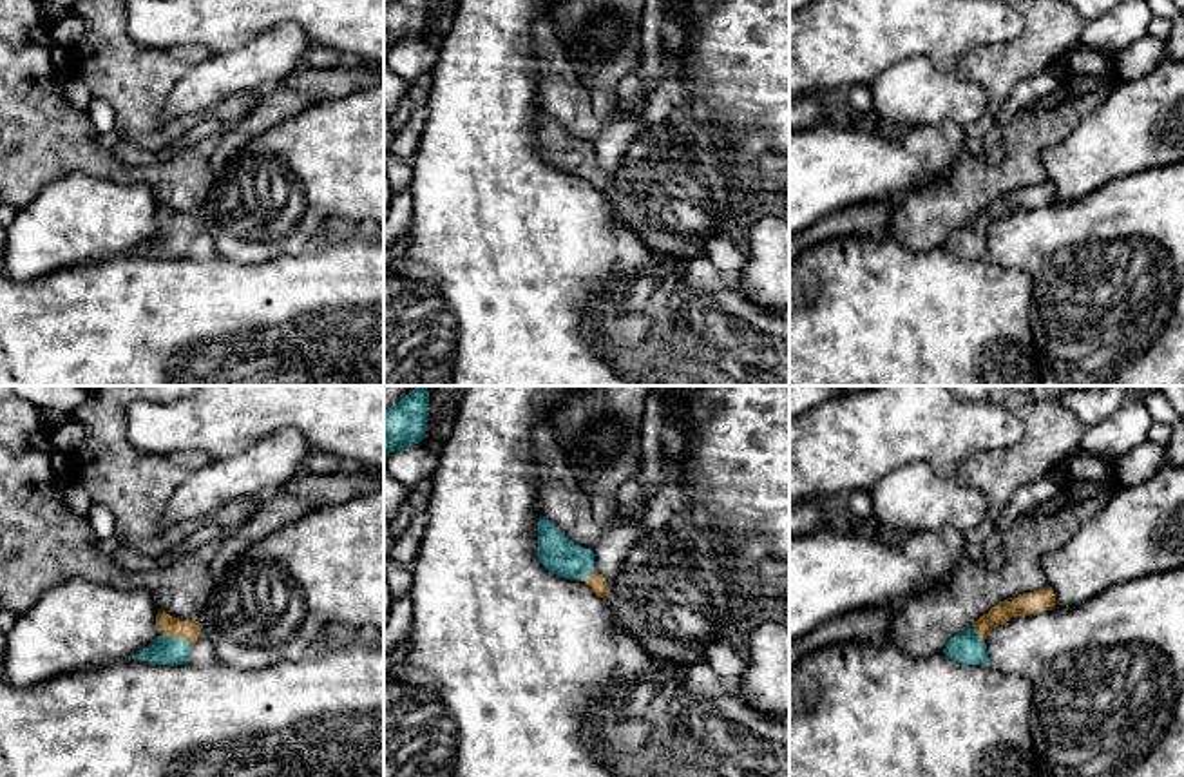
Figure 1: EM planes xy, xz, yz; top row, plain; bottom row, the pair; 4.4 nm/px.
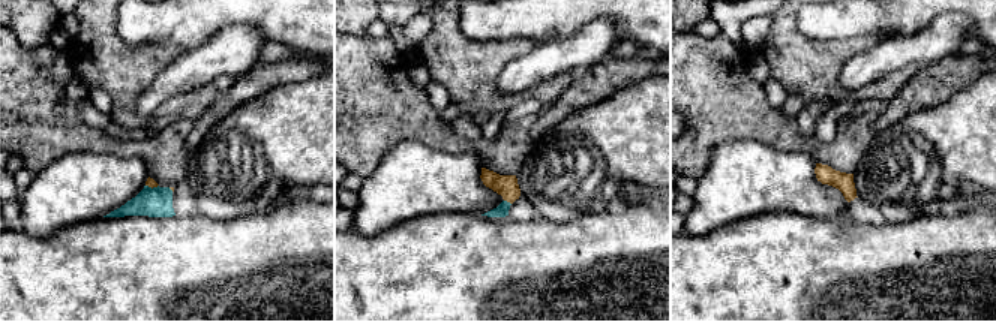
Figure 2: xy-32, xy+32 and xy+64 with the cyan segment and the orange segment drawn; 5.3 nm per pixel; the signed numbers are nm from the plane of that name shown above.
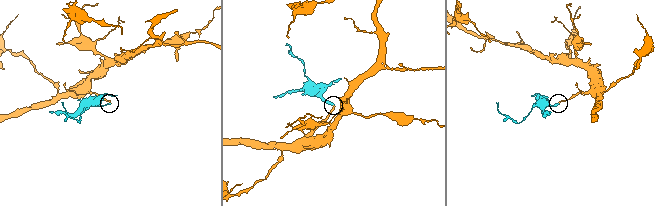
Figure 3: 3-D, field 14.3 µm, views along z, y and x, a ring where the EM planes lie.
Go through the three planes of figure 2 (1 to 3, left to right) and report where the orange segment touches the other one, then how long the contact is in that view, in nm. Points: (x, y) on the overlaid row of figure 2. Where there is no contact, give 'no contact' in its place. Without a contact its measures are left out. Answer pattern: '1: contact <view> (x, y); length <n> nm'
1: contact xy-32 (150, 187); length 70 nm
2: contact xy+32 (506, 201); length 50 nm
3: no contact

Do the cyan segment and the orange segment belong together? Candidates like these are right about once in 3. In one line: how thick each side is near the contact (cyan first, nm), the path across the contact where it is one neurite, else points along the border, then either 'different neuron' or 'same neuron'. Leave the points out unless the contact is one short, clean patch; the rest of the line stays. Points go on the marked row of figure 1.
130 nm thick on the cyan side, 100 nm on the other; runs through xy (165, 651), (176, 638), (183, 629); same neuron

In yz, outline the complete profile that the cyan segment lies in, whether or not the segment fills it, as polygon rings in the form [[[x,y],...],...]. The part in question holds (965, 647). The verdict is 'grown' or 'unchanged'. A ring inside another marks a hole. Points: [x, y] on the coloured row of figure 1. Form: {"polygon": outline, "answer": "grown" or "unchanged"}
{"polygon": [[[1048,585],[1034,592],[1023,592],[1014,601],[999,601],[987,614],[983,614],[972,628],[950,638],[943,648],[943,654],[961,665],[990,665],[985,639],[992,628],[1016,616],[1036,616],[1041,610],[1054,609],[1055,594]]], "answer": "grown"}

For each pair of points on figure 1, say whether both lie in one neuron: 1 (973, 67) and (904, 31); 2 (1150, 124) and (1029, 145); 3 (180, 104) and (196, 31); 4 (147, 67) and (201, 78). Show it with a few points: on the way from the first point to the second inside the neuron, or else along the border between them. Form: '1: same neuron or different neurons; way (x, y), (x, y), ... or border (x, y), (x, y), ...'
1: different neurons; border (1000, 44), (973, 47), (954, 71)
2: different neurons; border (1098, 109), (1043, 153), (1047, 176)
3: different neurons; border (252, 37), (212, 55)
4: different neurons; border (212, 55), (198, 62), (172, 87), (162, 111)

